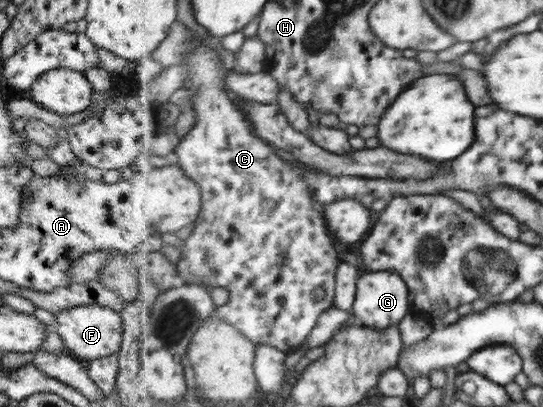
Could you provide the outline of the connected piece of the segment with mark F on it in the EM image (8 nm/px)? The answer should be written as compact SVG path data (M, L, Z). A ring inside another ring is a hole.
M85 305L52 315L55 318L55 325L51 330L59 334L64 348L76 360L94 361L118 353L123 327L119 314L114 310L104 306Z

